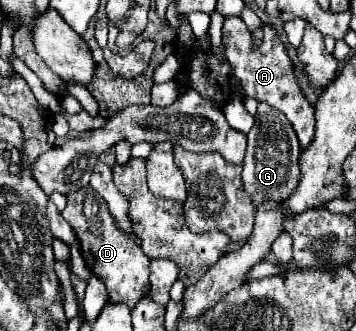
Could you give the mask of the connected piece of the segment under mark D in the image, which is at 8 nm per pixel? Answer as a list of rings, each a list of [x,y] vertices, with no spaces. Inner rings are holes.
[[[83,186],[81,190],[67,194],[67,206],[63,210],[63,218],[73,226],[79,242],[83,258],[89,270],[99,276],[109,292],[111,302],[123,302],[133,308],[141,298],[143,290],[149,286],[149,256],[141,250],[141,244],[129,234],[121,232],[115,218],[111,216],[107,202],[97,196],[91,186]]]

